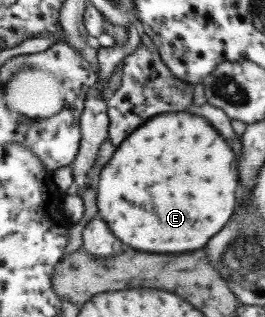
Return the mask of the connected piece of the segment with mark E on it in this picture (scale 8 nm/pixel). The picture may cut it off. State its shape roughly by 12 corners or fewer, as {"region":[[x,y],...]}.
{"region":[[205,118],[133,132],[99,214],[143,252],[205,248],[239,161]]}

